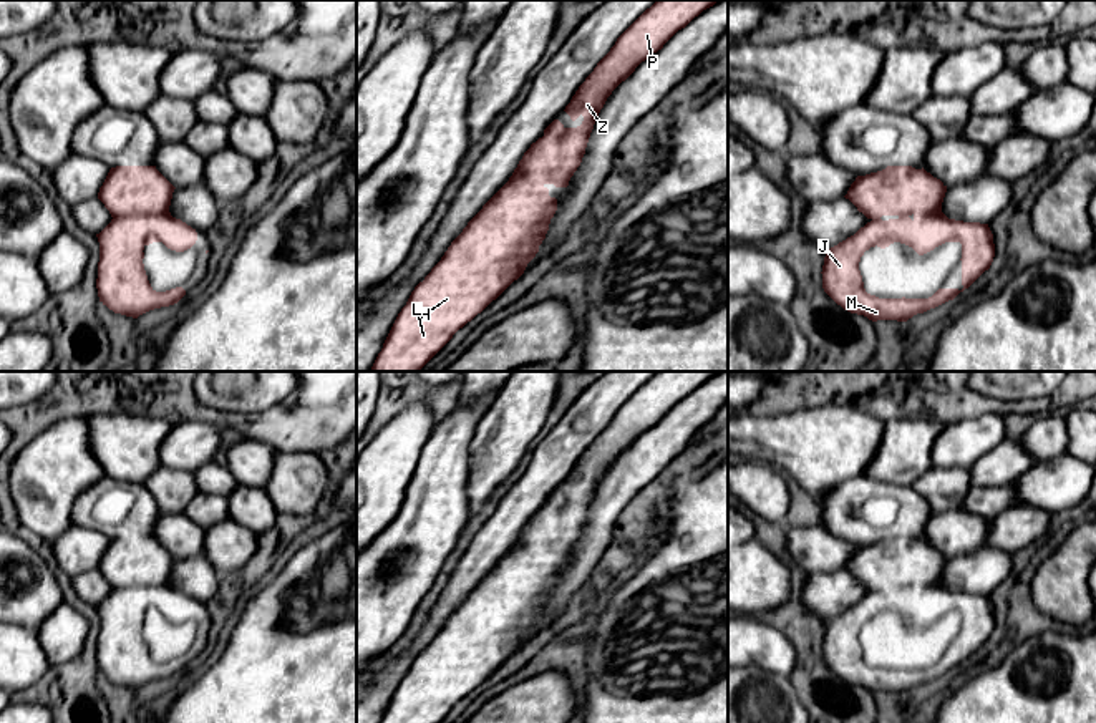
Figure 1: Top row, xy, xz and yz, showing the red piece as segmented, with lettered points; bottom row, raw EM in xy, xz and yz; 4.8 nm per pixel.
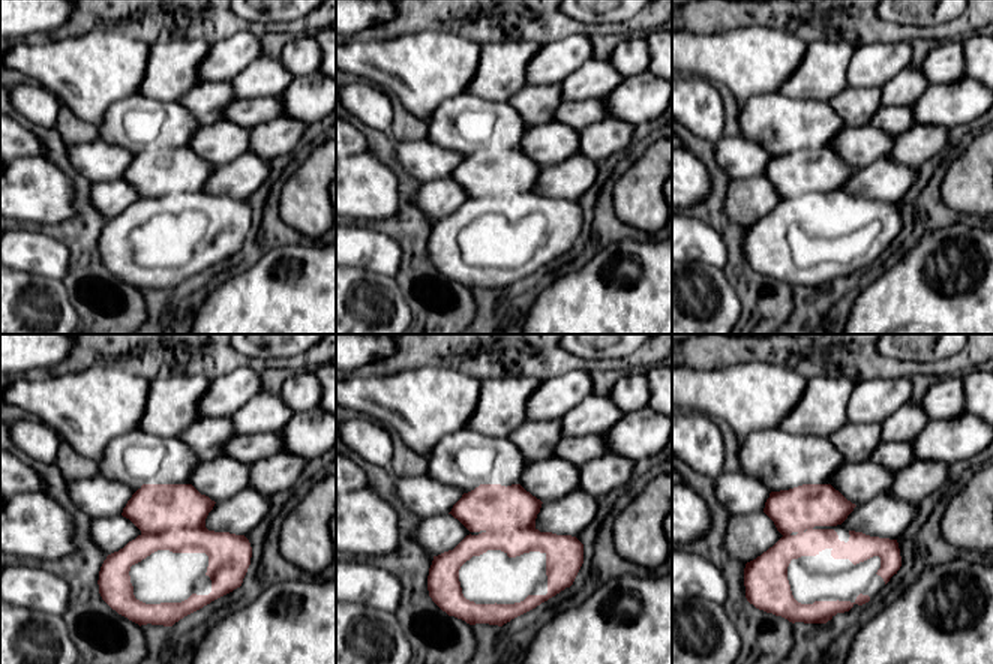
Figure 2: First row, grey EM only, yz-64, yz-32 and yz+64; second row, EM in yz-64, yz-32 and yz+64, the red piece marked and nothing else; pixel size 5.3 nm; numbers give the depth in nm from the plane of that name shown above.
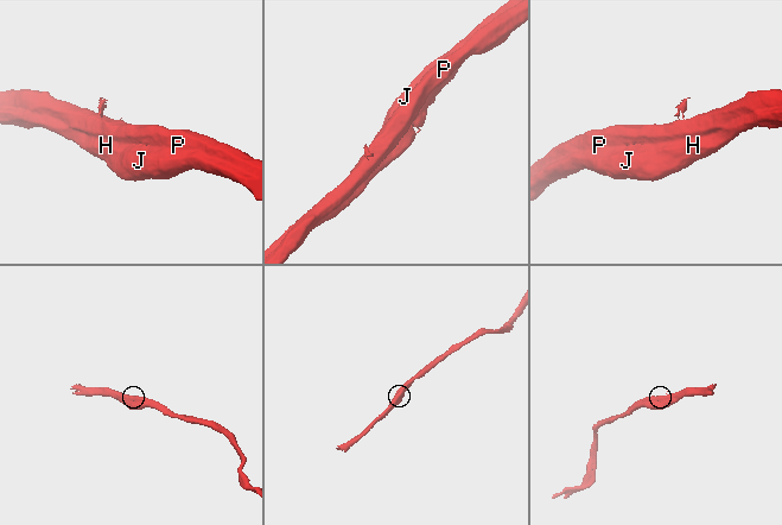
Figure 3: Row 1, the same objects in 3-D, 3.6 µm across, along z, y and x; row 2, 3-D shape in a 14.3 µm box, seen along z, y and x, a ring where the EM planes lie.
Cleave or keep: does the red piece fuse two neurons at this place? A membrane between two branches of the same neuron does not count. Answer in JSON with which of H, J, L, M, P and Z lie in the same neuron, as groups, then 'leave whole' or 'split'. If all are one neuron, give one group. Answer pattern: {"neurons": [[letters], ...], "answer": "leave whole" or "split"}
{"neurons": [["H", "J", "L", "M"], ["P", "Z"]], "answer": "split"}

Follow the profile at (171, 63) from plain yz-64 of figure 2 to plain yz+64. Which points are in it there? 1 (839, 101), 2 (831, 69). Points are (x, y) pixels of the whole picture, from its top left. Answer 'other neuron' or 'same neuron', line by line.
1: other neuron
2: same neuron

